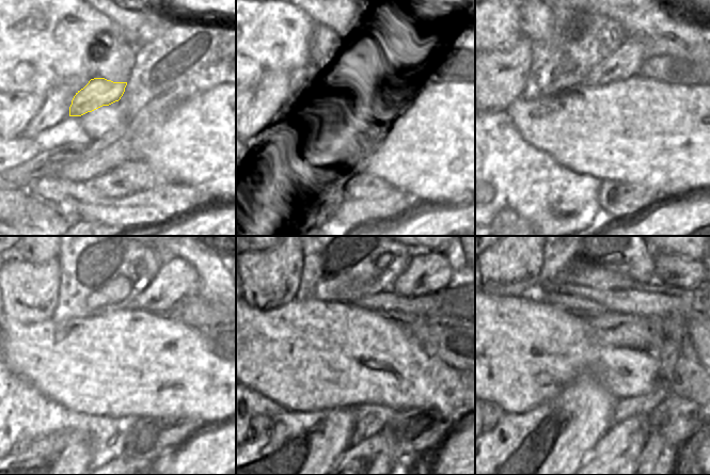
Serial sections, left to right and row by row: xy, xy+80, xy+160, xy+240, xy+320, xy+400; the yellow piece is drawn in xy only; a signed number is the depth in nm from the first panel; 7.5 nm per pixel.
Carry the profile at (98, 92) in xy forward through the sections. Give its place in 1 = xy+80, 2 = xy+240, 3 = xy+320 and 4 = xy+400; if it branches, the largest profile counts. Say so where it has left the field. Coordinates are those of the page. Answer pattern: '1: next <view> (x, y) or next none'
1: next xy+80 (367, 74)
2: next xy+240 (177, 279)
3: next xy+320 (430, 272)
4: next xy+400 (669, 269)

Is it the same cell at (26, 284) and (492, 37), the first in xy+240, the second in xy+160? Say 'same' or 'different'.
different

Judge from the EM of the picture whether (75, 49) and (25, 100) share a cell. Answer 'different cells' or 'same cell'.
different cells

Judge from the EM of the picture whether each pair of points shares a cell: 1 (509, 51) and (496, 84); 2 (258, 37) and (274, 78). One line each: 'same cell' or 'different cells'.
1: same cell
2: different cells

